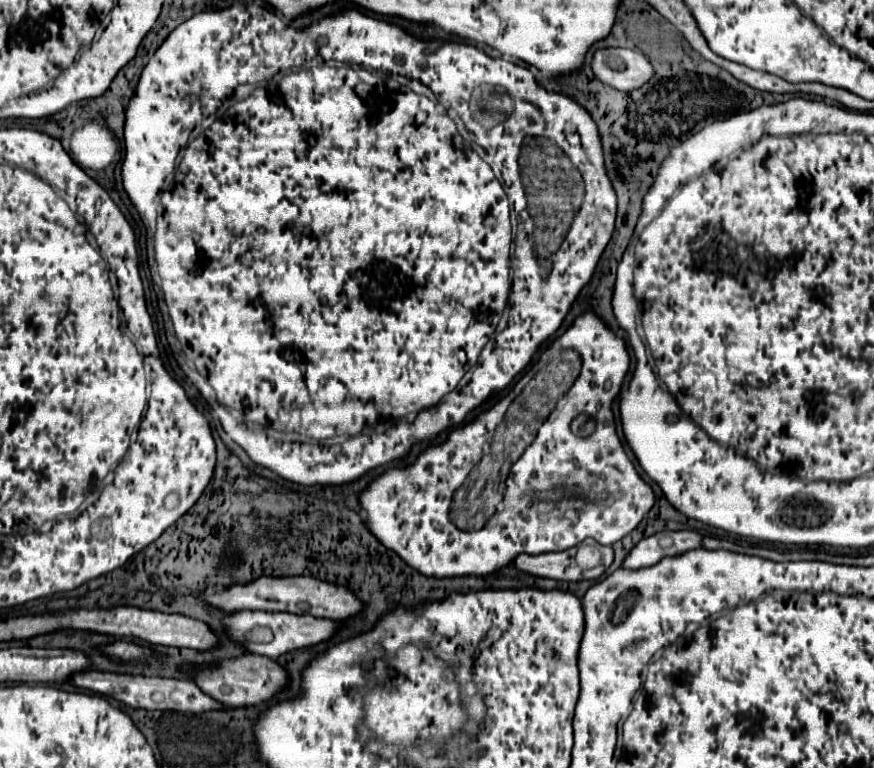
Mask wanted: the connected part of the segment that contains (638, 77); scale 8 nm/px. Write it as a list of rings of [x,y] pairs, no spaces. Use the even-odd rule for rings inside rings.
[[[599,49],[593,57],[593,73],[599,81],[615,89],[633,91],[649,83],[655,75],[655,69],[639,51]]]

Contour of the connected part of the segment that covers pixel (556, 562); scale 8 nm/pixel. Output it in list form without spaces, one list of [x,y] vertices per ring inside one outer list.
[[[597,545],[597,549],[603,553],[603,563],[593,569],[581,569],[575,561],[577,547],[561,551],[561,553],[543,553],[537,557],[523,555],[517,559],[517,569],[539,575],[539,577],[551,577],[559,581],[583,581],[583,579],[599,579],[607,567],[613,563],[613,547]]]

